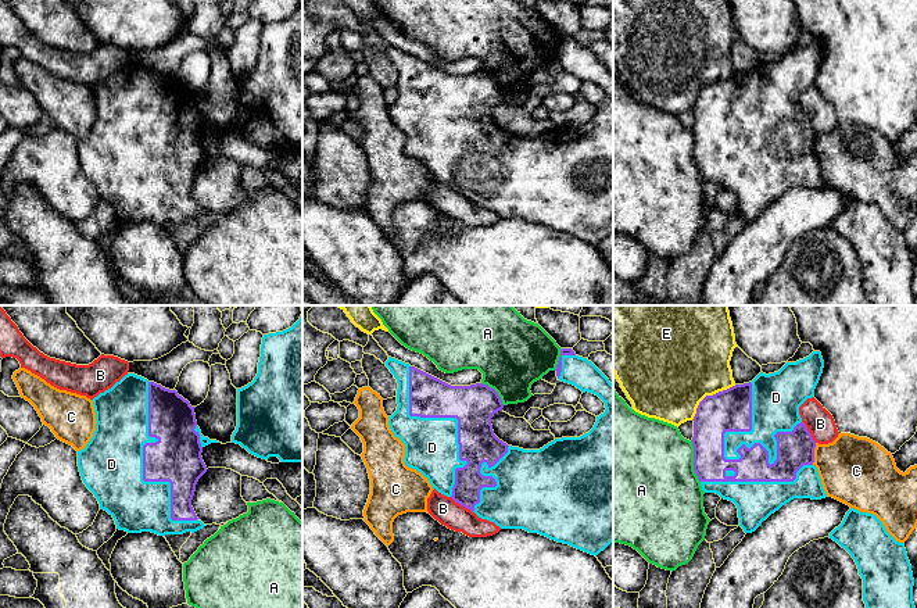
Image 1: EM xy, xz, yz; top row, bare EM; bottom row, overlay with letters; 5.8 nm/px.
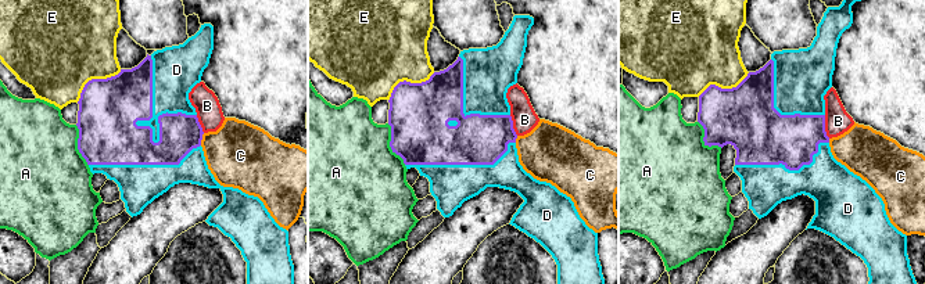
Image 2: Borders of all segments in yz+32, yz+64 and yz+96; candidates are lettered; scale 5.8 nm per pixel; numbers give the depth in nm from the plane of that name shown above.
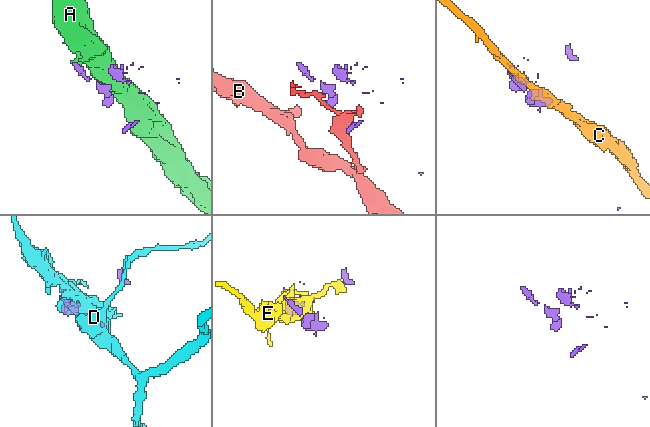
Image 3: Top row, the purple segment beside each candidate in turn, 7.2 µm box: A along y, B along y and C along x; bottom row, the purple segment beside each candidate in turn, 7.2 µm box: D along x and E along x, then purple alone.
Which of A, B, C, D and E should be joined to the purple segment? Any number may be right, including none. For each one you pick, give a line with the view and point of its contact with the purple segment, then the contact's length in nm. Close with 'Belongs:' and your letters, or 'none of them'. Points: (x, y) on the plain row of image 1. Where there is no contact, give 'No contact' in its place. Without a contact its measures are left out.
D: Touches purple at yz (723, 131). Shared border 500 nm
Belongs: D

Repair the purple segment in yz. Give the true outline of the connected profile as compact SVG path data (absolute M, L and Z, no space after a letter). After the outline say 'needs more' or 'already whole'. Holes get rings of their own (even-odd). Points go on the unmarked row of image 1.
M820 40L796 51L787 51L778 61L760 61L752 71L735 74L713 85L706 85L694 105L694 160L705 182L716 182L738 197L739 215L745 222L755 221L763 210L794 187L821 189L823 178L814 151L816 130L802 111L799 96L814 85L823 62Z; needs more

